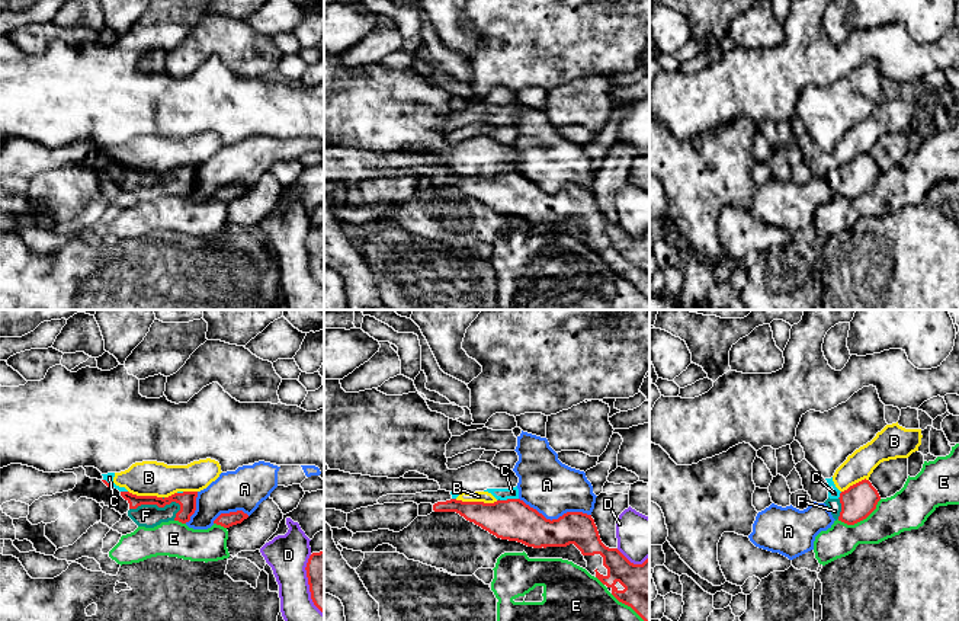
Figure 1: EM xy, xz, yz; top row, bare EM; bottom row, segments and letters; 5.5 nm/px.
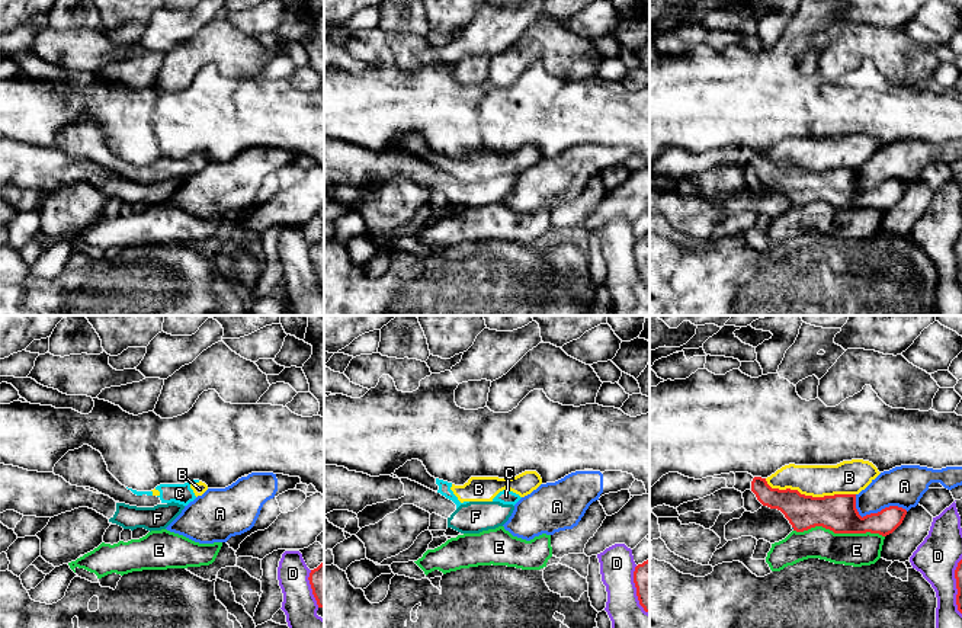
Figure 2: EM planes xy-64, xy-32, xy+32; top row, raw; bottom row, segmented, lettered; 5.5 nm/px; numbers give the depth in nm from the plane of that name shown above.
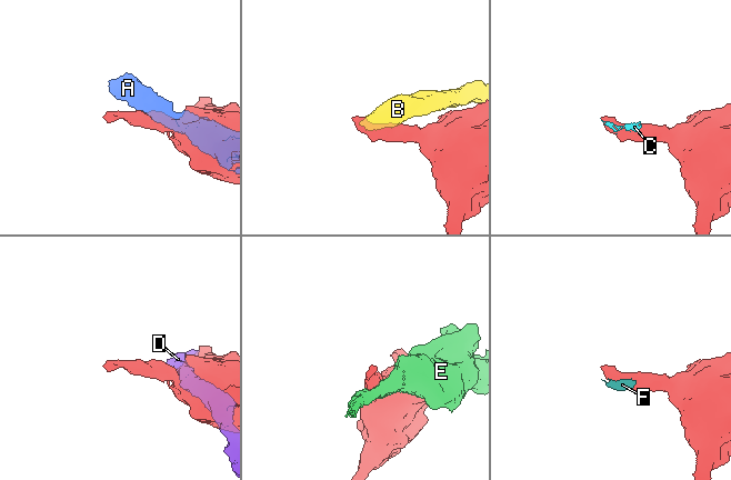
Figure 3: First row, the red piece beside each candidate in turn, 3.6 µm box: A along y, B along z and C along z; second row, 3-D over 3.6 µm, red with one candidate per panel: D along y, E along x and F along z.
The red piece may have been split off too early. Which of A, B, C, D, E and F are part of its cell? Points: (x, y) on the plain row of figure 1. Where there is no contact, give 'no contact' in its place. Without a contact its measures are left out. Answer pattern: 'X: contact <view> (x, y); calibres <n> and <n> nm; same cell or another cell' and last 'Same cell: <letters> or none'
A: contact xz (555, 194); calibres 220 and 300 nm; another cell
B: contact xz (477, 176); calibres 220 and 60 nm; another cell
C: contact xz (509, 173); calibres 220 and 60 nm; another cell
D: contact xy (308, 258); calibres 190 and 240 nm; another cell
E: contact yz (860, 194); calibres 190 and 220 nm; another cell
F: contact xy (154, 178); calibres 100 and 130 nm; same cell
Same cell: F

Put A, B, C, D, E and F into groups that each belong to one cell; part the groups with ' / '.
A / B C / D / E / F

